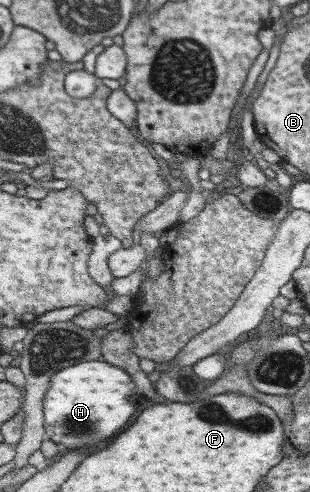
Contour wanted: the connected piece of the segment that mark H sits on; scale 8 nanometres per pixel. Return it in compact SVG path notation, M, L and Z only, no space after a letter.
M92 360L56 371L44 392L42 407L45 434L69 450L94 447L98 441L118 431L134 415L138 397L134 393L134 383L123 369L116 369L104 360Z

